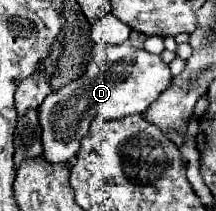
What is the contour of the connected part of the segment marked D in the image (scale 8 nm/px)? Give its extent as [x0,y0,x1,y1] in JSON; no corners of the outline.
[37,40,173,164]

